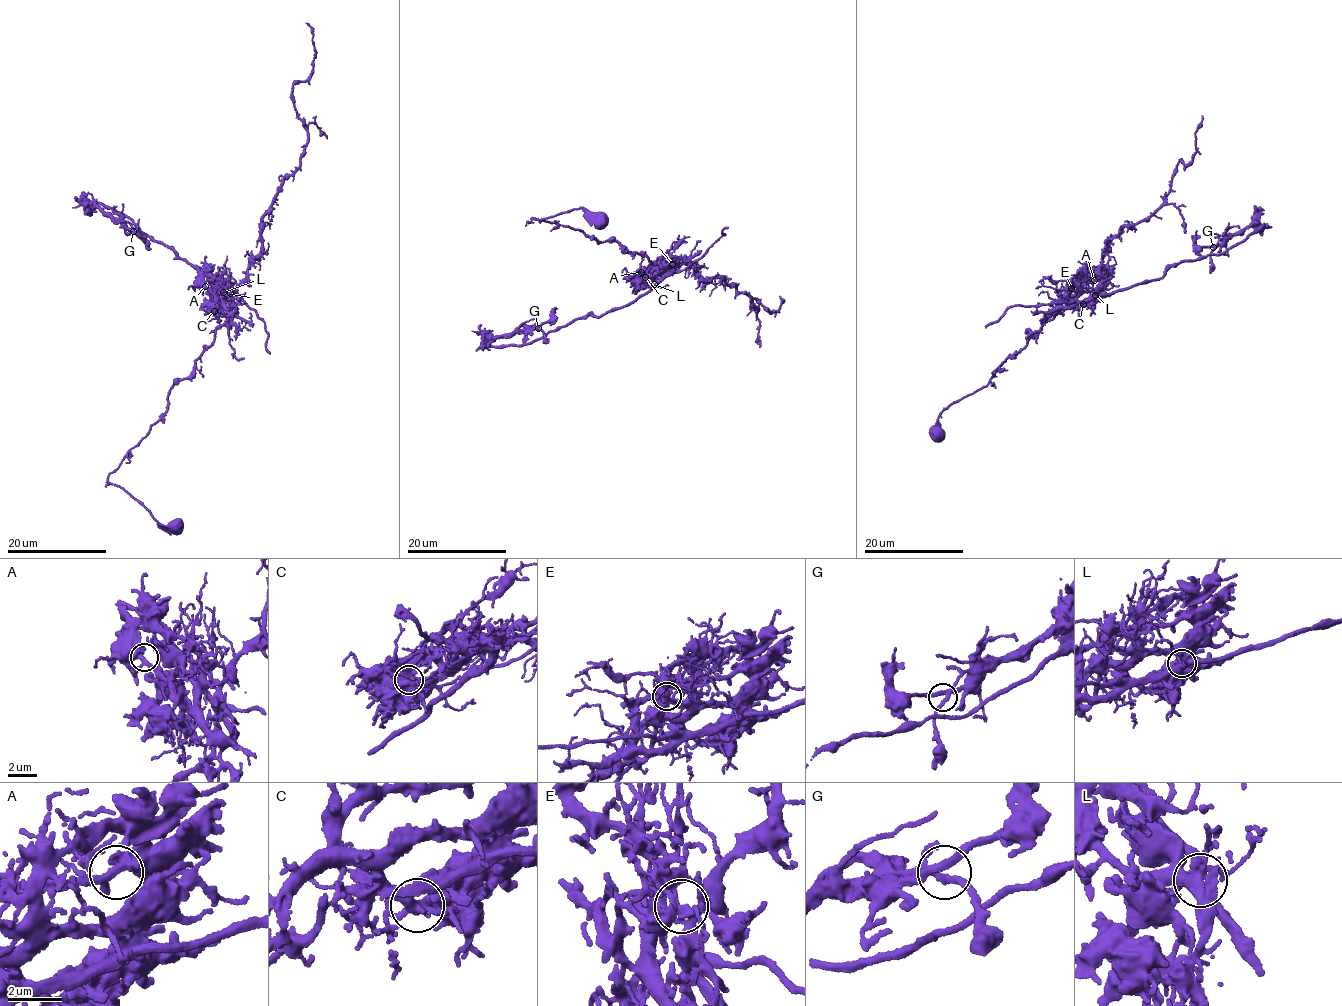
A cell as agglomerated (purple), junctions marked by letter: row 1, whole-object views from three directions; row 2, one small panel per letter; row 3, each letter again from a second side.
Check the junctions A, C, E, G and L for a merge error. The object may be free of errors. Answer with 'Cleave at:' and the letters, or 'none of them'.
Cleave at: E

